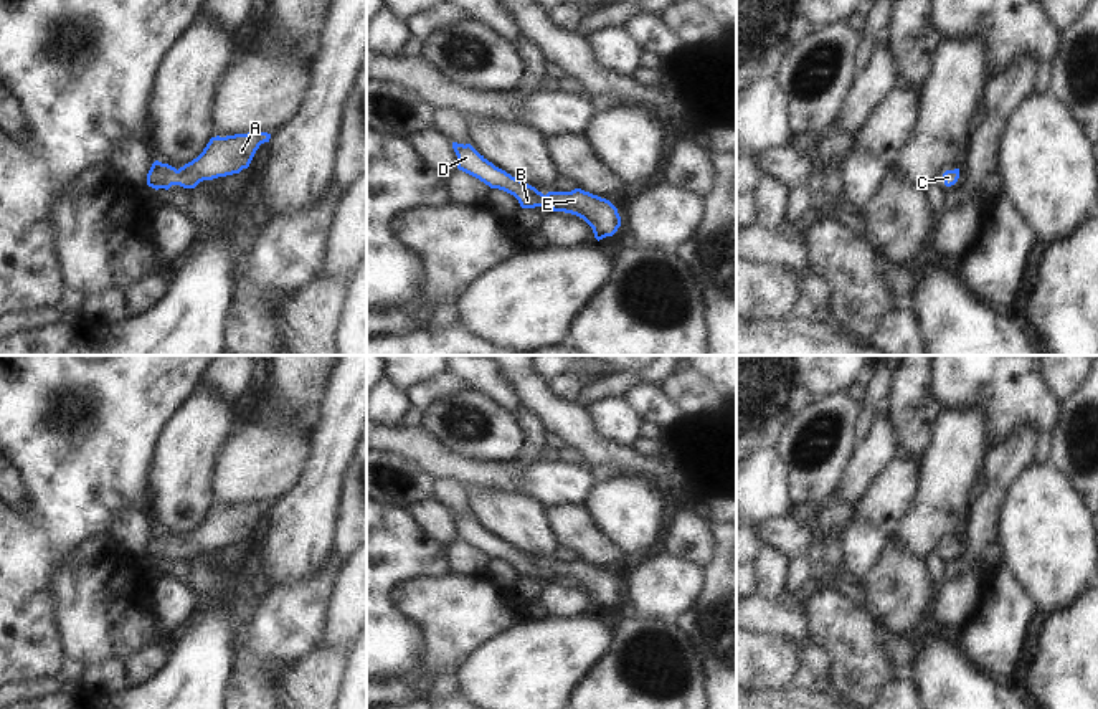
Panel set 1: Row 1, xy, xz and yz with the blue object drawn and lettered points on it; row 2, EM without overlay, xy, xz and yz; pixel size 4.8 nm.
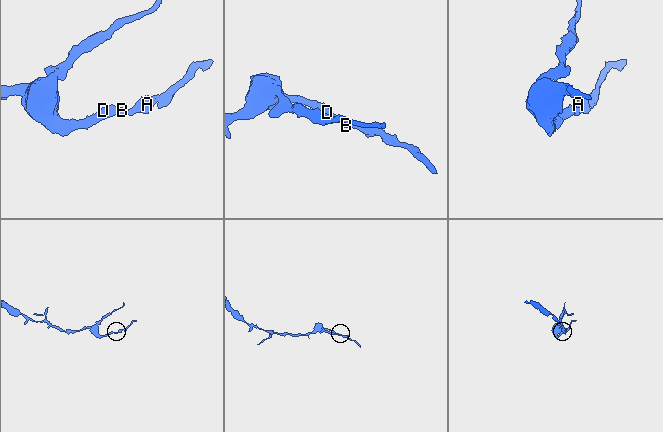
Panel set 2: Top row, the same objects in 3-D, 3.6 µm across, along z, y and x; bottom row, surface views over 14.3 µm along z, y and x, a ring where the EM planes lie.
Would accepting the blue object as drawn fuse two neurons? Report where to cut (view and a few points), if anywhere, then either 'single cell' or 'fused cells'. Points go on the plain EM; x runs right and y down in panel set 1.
cut none; single cell

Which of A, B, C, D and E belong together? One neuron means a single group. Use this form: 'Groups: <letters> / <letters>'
Groups: A B C D E

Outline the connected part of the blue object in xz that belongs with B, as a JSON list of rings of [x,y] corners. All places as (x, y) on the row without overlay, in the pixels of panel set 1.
[[[452,512],[457,526],[457,539],[479,549],[490,559],[514,565],[522,578],[547,577],[583,588],[599,611],[613,607],[621,597],[618,578],[606,569],[575,559],[571,562],[548,562],[543,565],[535,557],[512,547],[480,526],[471,514]]]

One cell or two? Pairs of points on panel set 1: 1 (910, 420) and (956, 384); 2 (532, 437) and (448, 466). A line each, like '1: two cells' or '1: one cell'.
1: two cells
2: one cell

